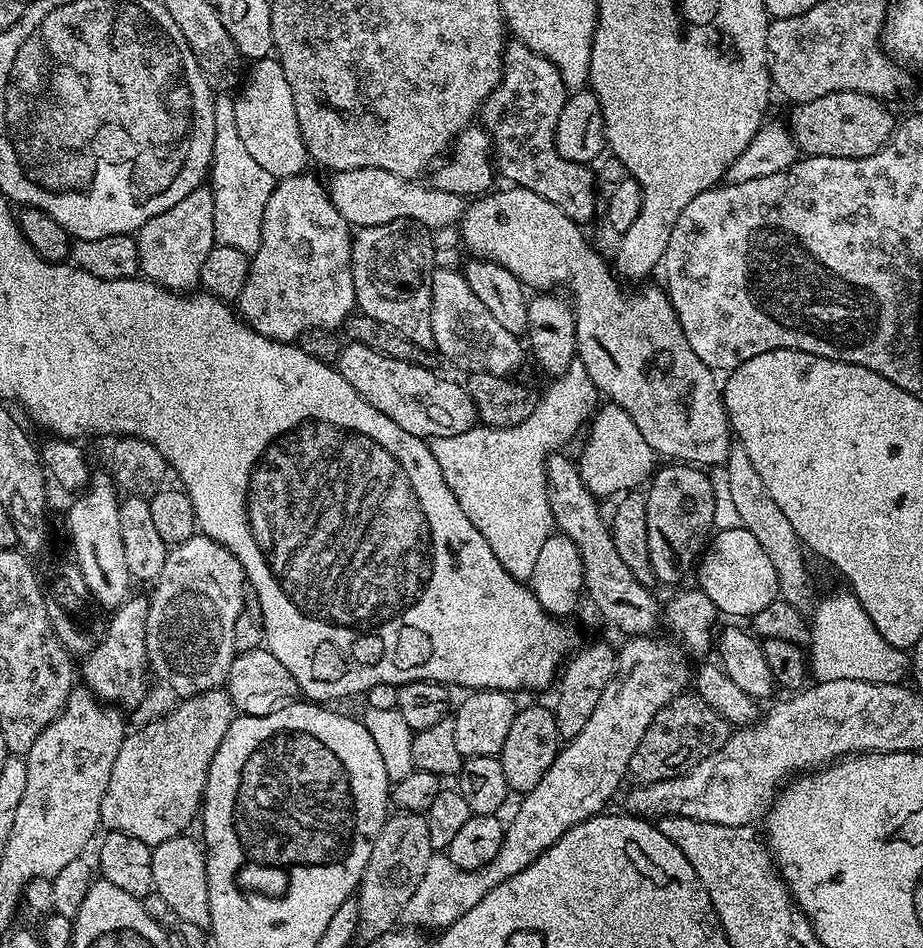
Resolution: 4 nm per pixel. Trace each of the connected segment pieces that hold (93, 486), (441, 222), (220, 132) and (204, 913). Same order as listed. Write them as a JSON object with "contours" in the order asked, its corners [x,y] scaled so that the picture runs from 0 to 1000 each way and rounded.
{"contours":[[[[116,497],[108,498],[105,502],[103,499],[96,505],[95,514],[79,527],[82,528],[74,536],[74,570],[78,573],[79,584],[82,585],[80,598],[89,605],[101,634],[109,642],[131,641],[144,623],[145,611],[138,600],[135,577],[132,576],[129,551],[132,527],[128,516]]],[[[408,176],[363,181],[356,189],[353,197],[363,220],[384,241],[437,231],[449,232],[465,244],[491,239],[497,235],[507,216],[504,208],[477,201],[464,194],[457,196],[450,189]]],[[[238,99],[233,102],[233,108],[228,197],[232,205],[234,256],[254,259],[254,264],[272,268],[277,266],[282,258],[288,213],[293,213],[293,205],[298,200],[301,190],[275,171],[274,164],[267,158],[265,151],[259,146],[255,104],[250,100]]],[[[196,880],[165,895],[165,912],[167,914],[167,930],[165,936],[176,943],[183,963],[194,973],[207,973],[210,977],[229,980],[228,973],[228,939],[223,926],[223,909],[221,896],[204,883]]]]}

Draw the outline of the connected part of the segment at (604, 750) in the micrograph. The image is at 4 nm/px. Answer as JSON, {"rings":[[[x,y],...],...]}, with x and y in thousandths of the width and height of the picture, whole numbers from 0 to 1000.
{"rings":[[[705,670],[686,671],[677,674],[676,680],[671,680],[667,689],[667,709],[663,712],[662,719],[652,728],[652,736],[648,736],[648,745],[644,745],[644,753],[639,753],[639,758],[635,762],[631,774],[626,774],[621,781],[614,782],[608,788],[607,794],[600,800],[596,812],[587,820],[587,825],[579,829],[579,833],[567,836],[563,849],[559,852],[559,858],[555,861],[555,866],[549,866],[546,874],[546,887],[535,901],[535,905],[527,914],[518,918],[501,918],[488,909],[483,901],[469,901],[466,909],[462,909],[462,922],[457,922],[457,930],[453,930],[453,936],[449,938],[449,943],[444,943],[444,951],[440,951],[438,964],[436,967],[439,976],[445,977],[452,981],[459,979],[472,979],[480,981],[488,978],[505,960],[510,960],[535,939],[535,935],[544,935],[548,926],[557,926],[570,914],[574,914],[593,895],[609,880],[613,880],[622,871],[640,863],[640,861],[653,858],[655,855],[654,847],[666,838],[672,831],[672,826],[678,823],[680,819],[680,809],[683,800],[687,791],[696,783],[696,778],[702,773],[704,762],[709,762],[709,753],[722,745],[730,735],[738,733],[741,726],[748,722],[748,705],[737,696],[728,696],[728,688],[724,684],[718,684],[713,676],[706,675]]]}

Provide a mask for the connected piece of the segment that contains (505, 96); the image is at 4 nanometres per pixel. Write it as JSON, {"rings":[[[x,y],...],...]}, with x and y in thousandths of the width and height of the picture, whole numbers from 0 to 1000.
{"rings":[[[555,44],[546,52],[546,77],[542,79],[542,89],[524,104],[522,115],[522,133],[533,147],[535,177],[547,186],[551,195],[579,200],[579,205],[587,205],[592,213],[600,213],[605,222],[609,222],[619,232],[634,234],[646,224],[646,194],[641,191],[641,177],[616,171],[609,167],[602,157],[602,134],[605,120],[609,120],[609,112],[615,105],[618,94],[609,86],[609,78],[592,61],[584,59],[579,53],[562,44]]]}

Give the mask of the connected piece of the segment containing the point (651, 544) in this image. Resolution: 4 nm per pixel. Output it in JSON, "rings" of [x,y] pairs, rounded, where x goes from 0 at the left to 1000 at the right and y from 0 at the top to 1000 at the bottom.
{"rings":[[[724,487],[720,491],[720,494],[710,495],[700,515],[700,573],[704,580],[704,597],[709,597],[709,605],[716,617],[732,616],[749,599],[751,602],[756,583],[772,564],[771,547],[776,544],[776,515],[762,493],[740,487]]]}

